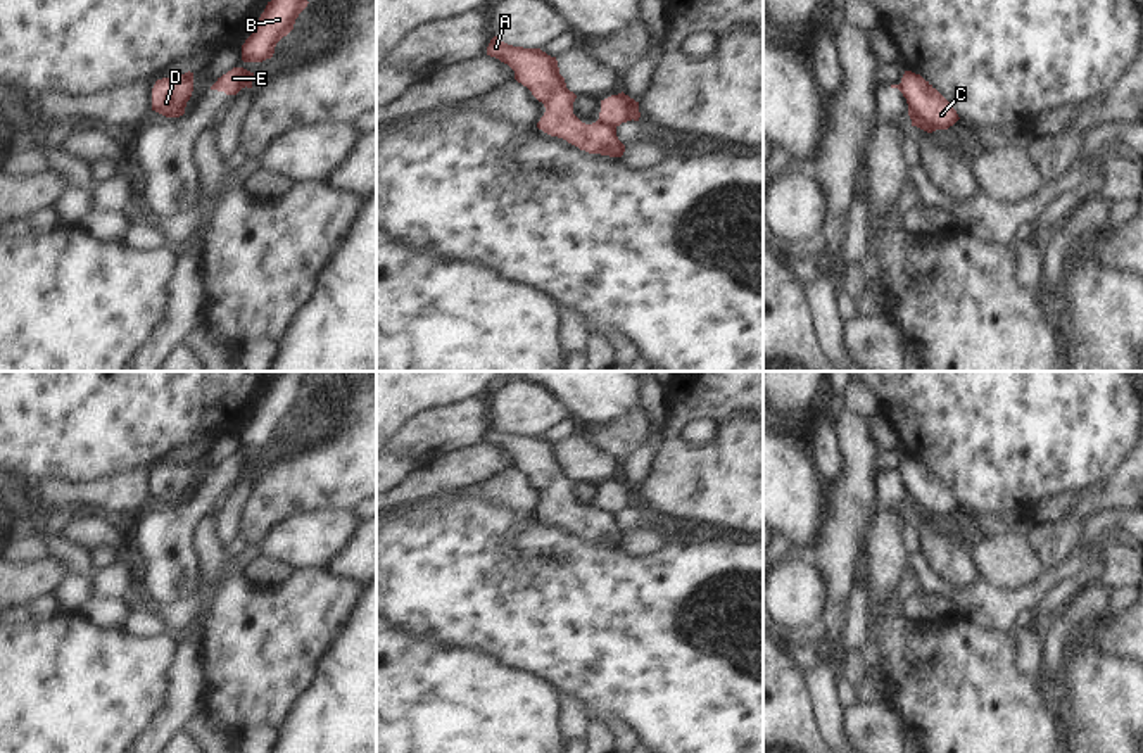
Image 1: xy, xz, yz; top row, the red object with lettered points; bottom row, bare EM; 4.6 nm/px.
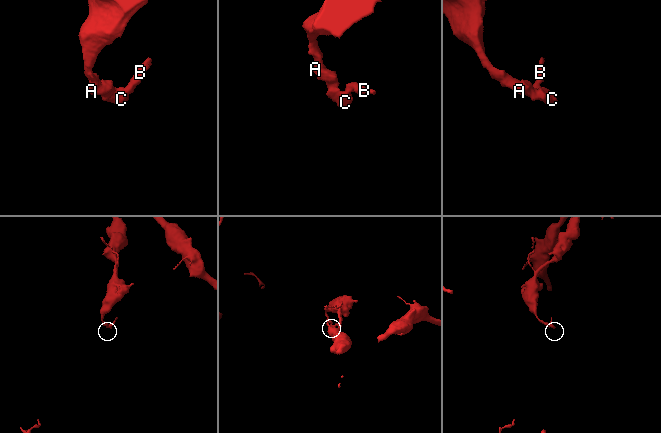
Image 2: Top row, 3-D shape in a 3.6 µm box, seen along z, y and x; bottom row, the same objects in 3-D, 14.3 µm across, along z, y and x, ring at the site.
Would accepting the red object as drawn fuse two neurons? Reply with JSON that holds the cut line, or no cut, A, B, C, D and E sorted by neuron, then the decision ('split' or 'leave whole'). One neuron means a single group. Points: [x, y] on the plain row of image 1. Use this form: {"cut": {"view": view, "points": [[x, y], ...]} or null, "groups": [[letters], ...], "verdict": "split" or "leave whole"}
{"cut": {"view": "xz", "points": [[599, 505], [615, 513]]}, "groups": [["A", "C", "D"], ["B", "E"]], "verdict": "split"}

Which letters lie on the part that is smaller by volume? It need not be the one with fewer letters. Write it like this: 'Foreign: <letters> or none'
Foreign: B, E

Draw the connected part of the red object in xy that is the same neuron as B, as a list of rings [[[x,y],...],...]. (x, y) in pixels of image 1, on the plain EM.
[[[290,371],[268,389],[252,421],[242,432],[243,449],[262,449],[273,444],[276,430],[294,416],[295,406],[309,390],[306,375],[307,371]]]

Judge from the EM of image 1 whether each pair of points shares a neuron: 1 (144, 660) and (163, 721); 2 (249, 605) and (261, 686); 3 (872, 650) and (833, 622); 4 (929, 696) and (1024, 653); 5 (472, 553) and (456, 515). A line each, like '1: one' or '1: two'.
1: two
2: one
3: two
4: two
5: one

